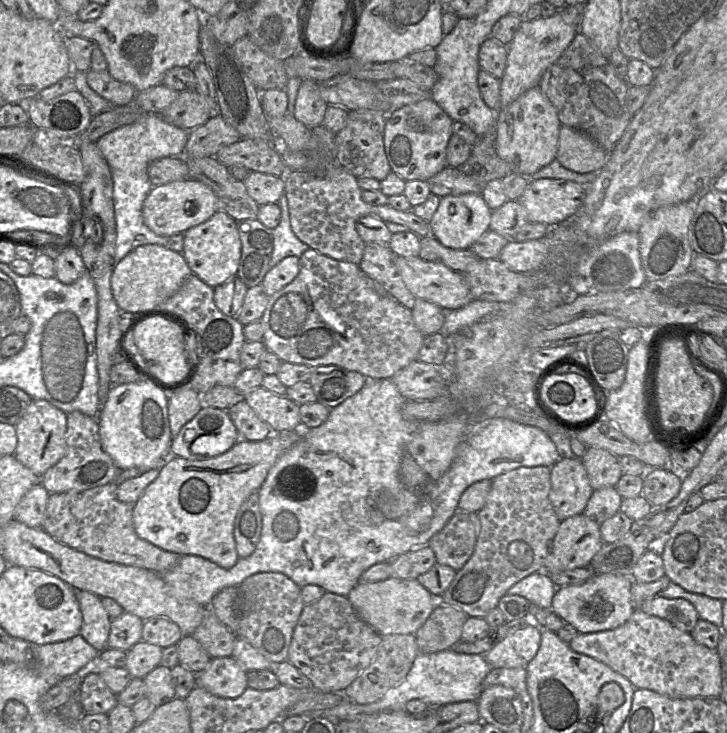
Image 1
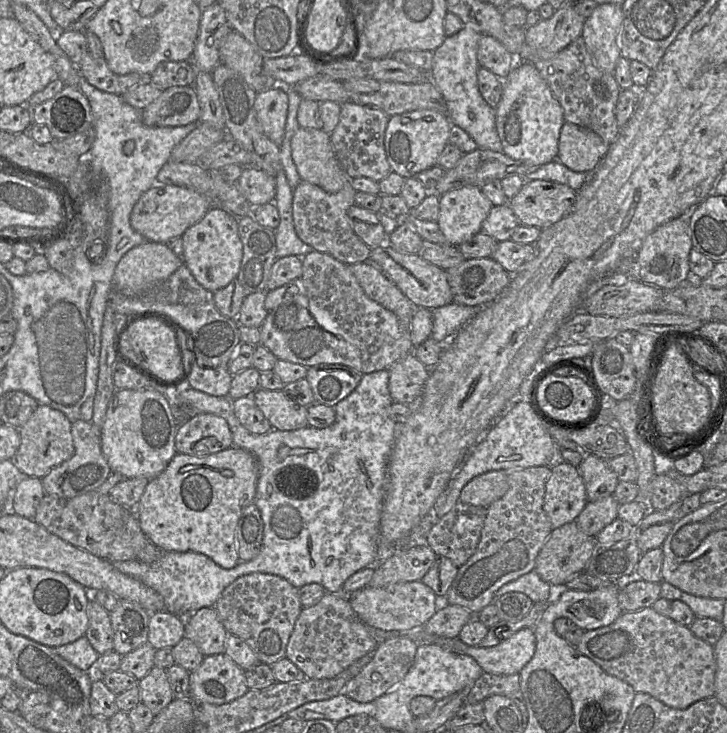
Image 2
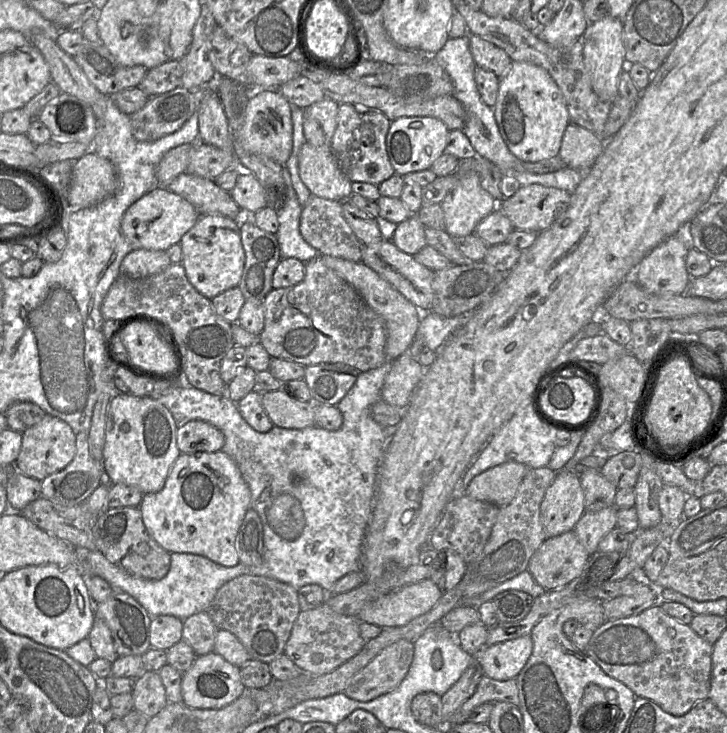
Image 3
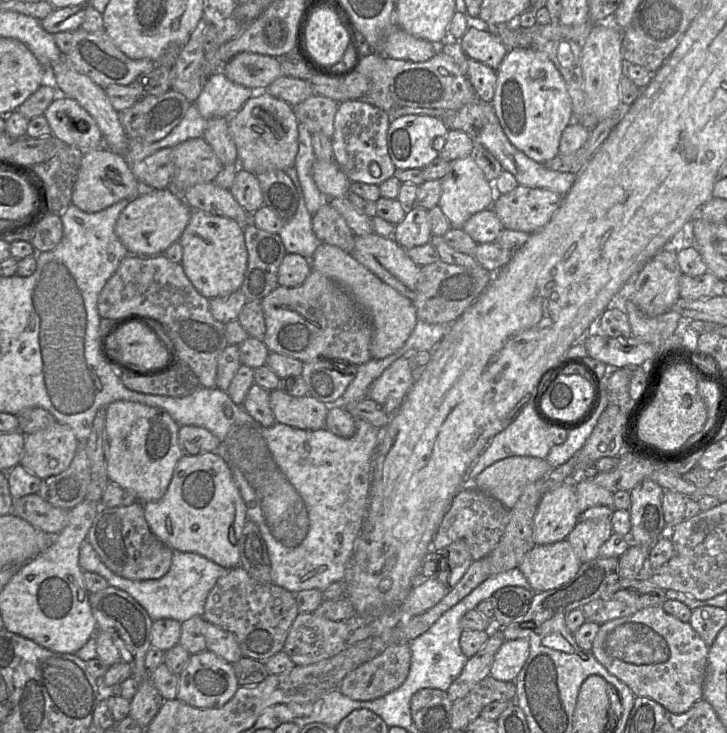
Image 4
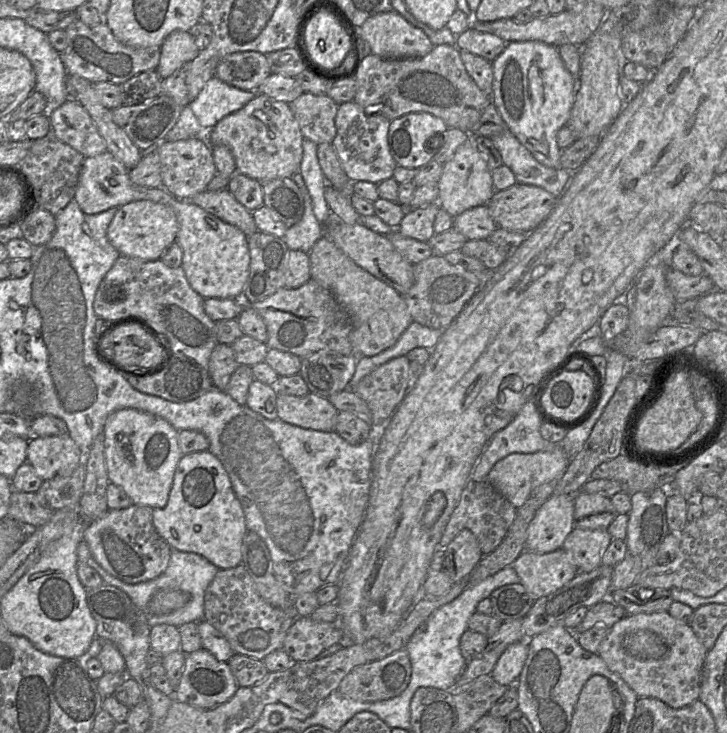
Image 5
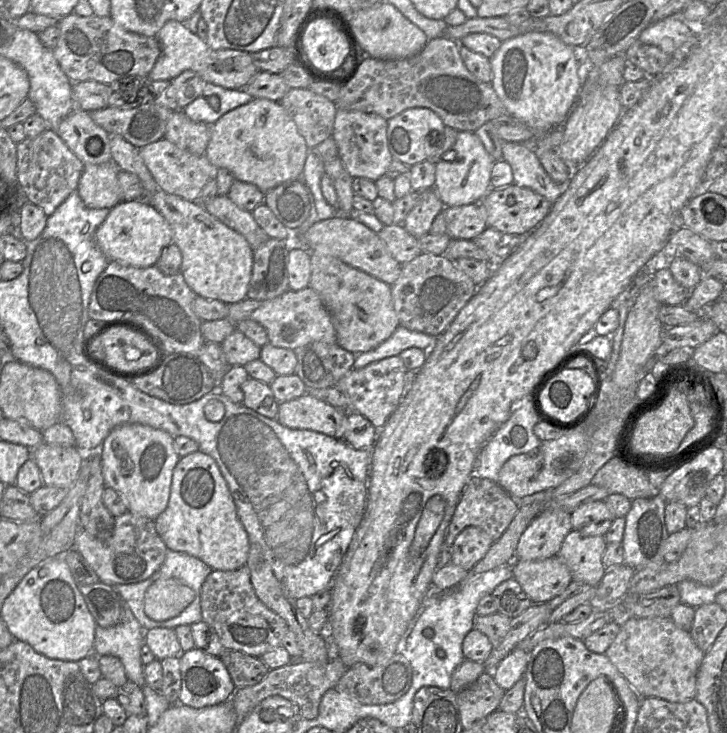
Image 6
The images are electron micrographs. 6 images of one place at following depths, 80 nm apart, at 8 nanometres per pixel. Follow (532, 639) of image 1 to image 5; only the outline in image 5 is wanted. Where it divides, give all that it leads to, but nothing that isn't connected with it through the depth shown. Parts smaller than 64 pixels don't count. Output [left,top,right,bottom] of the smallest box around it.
[491,640,528,686]

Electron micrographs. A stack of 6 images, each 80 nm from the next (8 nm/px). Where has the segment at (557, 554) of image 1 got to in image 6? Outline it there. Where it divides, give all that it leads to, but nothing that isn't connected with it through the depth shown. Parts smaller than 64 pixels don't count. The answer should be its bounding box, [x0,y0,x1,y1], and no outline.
[513,556,573,604]

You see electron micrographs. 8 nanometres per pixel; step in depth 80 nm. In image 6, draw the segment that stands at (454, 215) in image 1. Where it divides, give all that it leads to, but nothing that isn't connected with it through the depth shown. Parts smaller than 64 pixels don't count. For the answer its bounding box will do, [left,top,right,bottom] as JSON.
[434,131,496,207]

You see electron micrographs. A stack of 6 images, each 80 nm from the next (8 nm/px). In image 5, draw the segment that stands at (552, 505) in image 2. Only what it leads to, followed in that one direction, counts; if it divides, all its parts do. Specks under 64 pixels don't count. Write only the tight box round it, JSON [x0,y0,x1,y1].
[525,495,574,554]

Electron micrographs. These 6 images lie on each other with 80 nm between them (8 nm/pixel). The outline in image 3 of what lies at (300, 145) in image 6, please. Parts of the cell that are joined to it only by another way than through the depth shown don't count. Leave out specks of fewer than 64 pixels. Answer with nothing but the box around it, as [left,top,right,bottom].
[239,88,293,166]

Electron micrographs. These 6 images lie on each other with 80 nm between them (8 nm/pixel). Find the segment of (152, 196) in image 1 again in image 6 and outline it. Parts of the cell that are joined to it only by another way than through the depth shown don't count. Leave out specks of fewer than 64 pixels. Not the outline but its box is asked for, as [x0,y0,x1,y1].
[95,201,173,268]

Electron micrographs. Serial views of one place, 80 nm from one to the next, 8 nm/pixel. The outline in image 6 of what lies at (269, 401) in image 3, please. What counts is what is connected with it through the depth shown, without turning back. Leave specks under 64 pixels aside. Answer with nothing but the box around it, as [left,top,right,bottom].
[277,393,347,439]

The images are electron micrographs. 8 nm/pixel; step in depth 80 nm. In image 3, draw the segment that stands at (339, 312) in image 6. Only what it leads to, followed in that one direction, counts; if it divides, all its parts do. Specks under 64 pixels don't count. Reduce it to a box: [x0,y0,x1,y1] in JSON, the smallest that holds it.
[319,255,423,360]

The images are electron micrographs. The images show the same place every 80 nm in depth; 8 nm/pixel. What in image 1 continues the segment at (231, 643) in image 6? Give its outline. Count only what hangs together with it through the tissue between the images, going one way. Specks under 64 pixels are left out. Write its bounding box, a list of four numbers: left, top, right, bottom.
[235,572,305,664]

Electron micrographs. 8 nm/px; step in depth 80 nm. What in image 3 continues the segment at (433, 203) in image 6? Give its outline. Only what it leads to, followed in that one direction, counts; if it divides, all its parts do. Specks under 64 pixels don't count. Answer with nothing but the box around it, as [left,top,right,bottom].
[391,213,427,255]

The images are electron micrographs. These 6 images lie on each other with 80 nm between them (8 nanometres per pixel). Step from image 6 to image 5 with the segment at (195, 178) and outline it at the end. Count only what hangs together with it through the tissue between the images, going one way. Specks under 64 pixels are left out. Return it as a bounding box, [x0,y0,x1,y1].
[155,137,217,200]

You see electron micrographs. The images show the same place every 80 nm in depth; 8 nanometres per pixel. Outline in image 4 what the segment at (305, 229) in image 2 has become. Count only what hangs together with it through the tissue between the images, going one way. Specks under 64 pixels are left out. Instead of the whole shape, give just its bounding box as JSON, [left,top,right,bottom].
[312,201,356,254]

